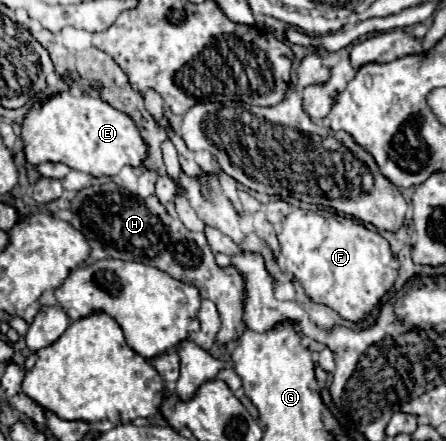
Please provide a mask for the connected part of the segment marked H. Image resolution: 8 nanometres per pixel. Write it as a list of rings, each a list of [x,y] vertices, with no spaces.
[[[108,182],[80,190],[72,200],[72,214],[74,228],[78,228],[88,238],[92,250],[104,250],[110,258],[142,262],[160,270],[168,270],[180,282],[196,286],[202,298],[212,300],[222,320],[218,342],[236,342],[246,332],[244,276],[234,266],[220,268],[214,262],[214,254],[204,232],[190,232],[180,222],[172,202],[160,204],[156,196],[138,198],[128,190],[118,188],[114,182]]]

